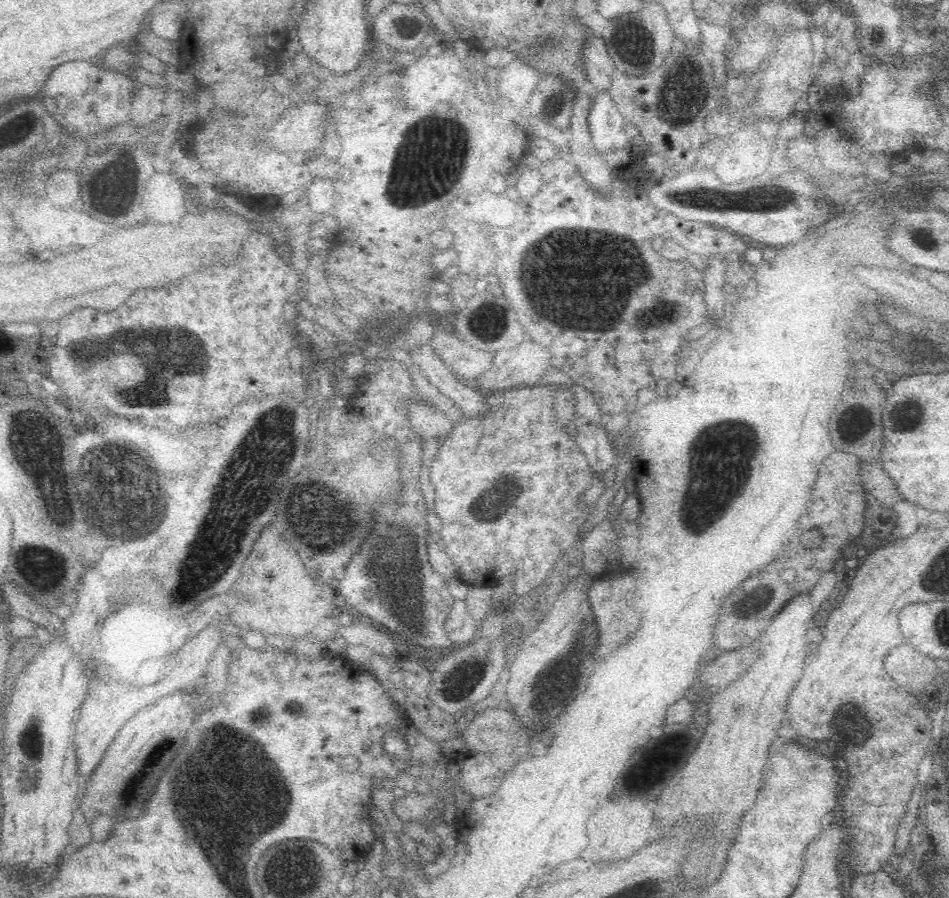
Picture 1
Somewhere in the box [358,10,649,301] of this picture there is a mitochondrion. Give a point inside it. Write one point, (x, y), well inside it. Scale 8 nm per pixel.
(430, 158)

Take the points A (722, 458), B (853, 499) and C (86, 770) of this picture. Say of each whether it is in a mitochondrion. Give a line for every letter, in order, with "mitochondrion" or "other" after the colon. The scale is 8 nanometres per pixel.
A: mitochondrion
B: other
C: other

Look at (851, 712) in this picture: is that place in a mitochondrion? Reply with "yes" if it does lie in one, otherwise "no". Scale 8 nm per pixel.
yes

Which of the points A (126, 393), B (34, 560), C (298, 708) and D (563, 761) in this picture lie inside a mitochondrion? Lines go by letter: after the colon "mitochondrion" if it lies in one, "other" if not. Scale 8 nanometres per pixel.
A: mitochondrion
B: mitochondrion
C: mitochondrion
D: other

